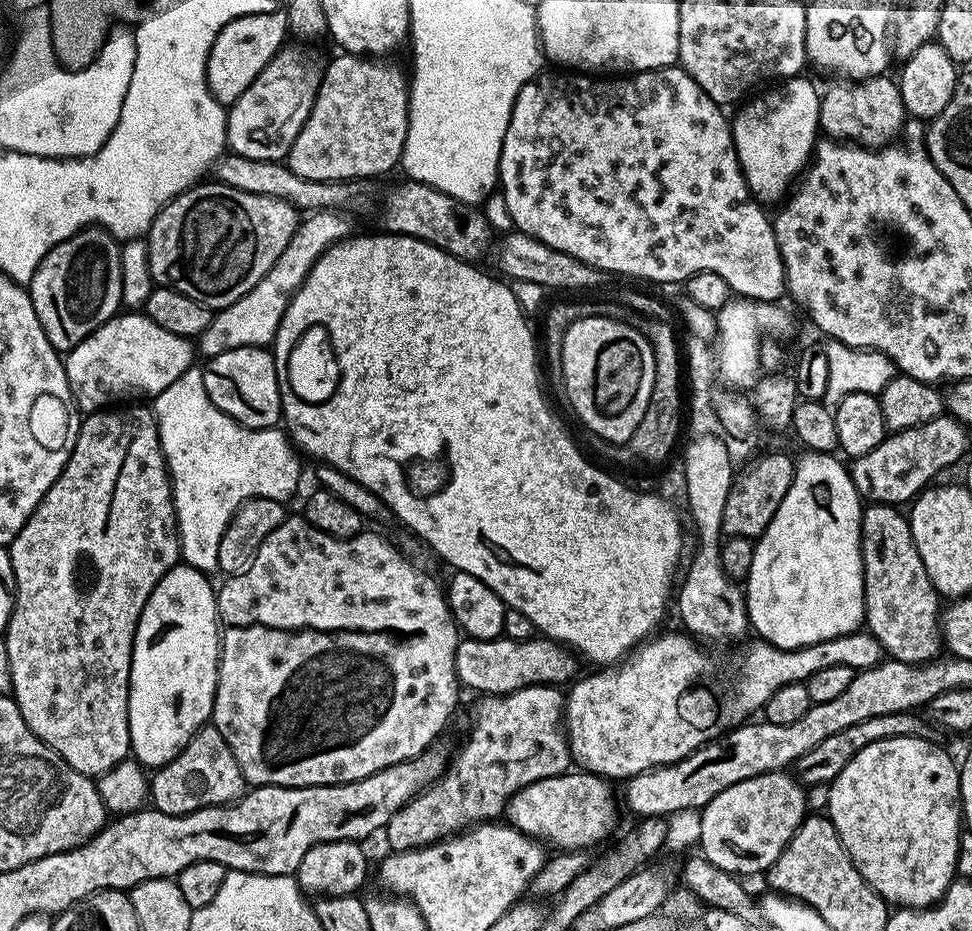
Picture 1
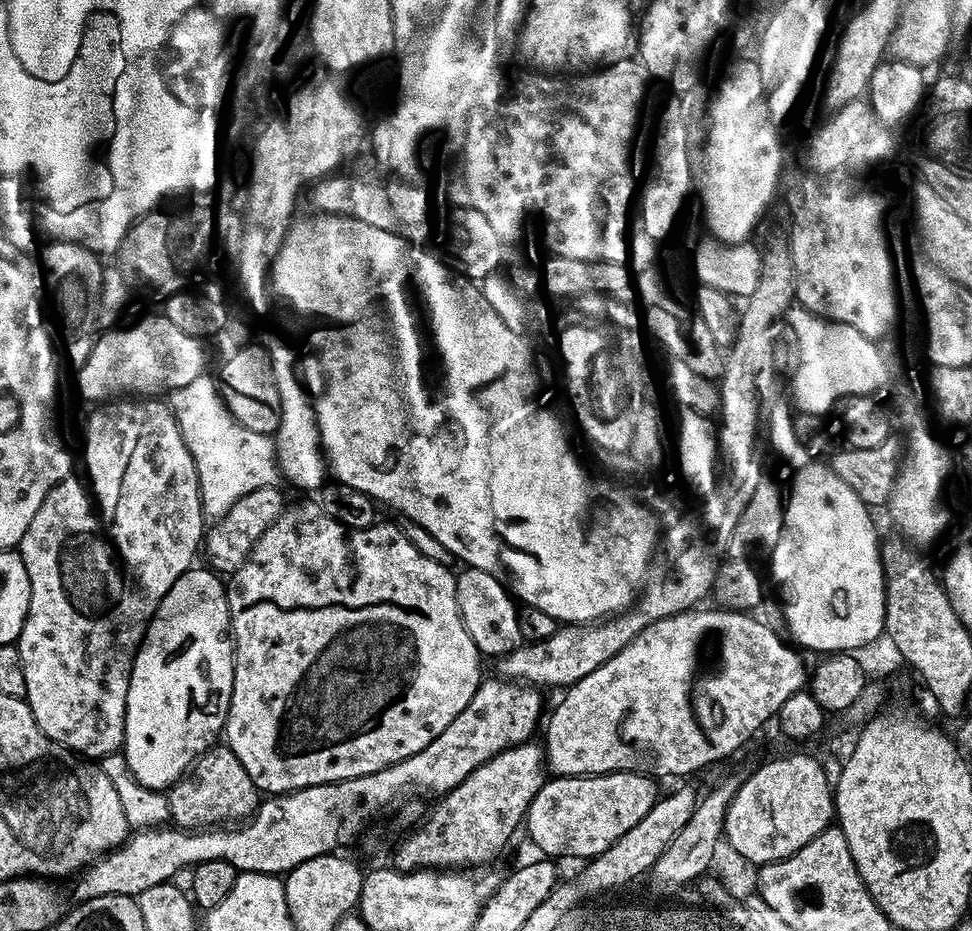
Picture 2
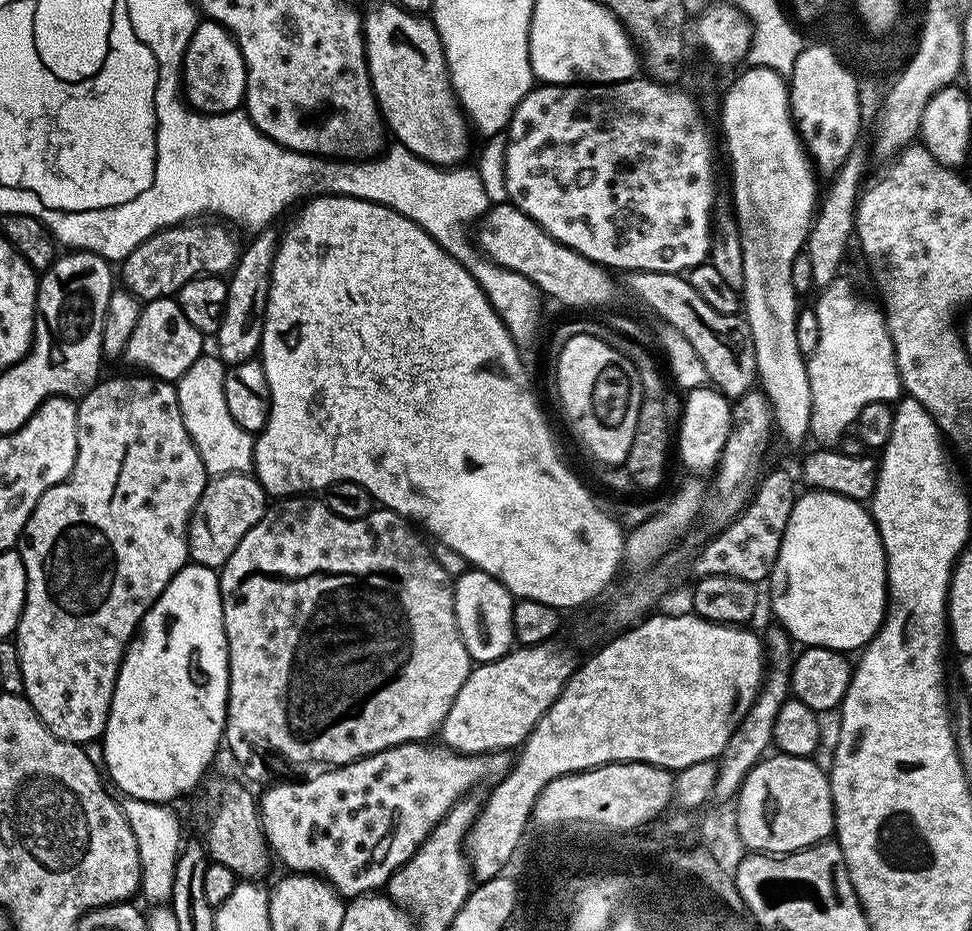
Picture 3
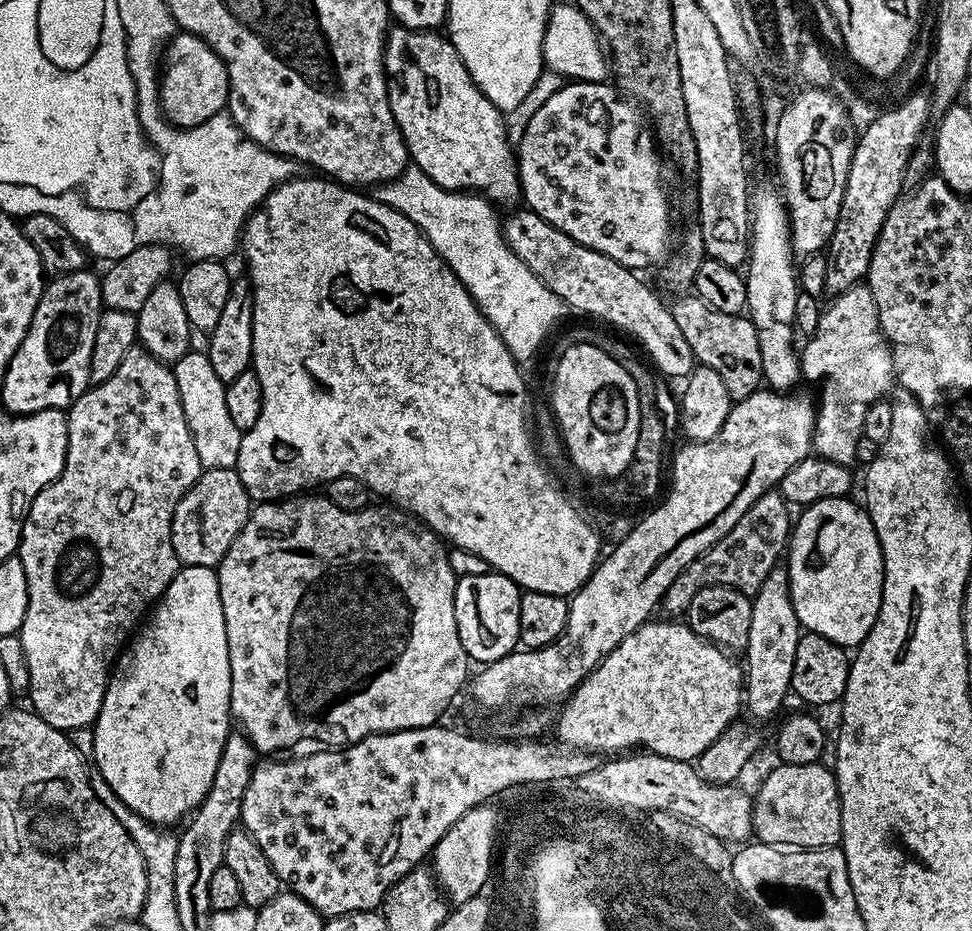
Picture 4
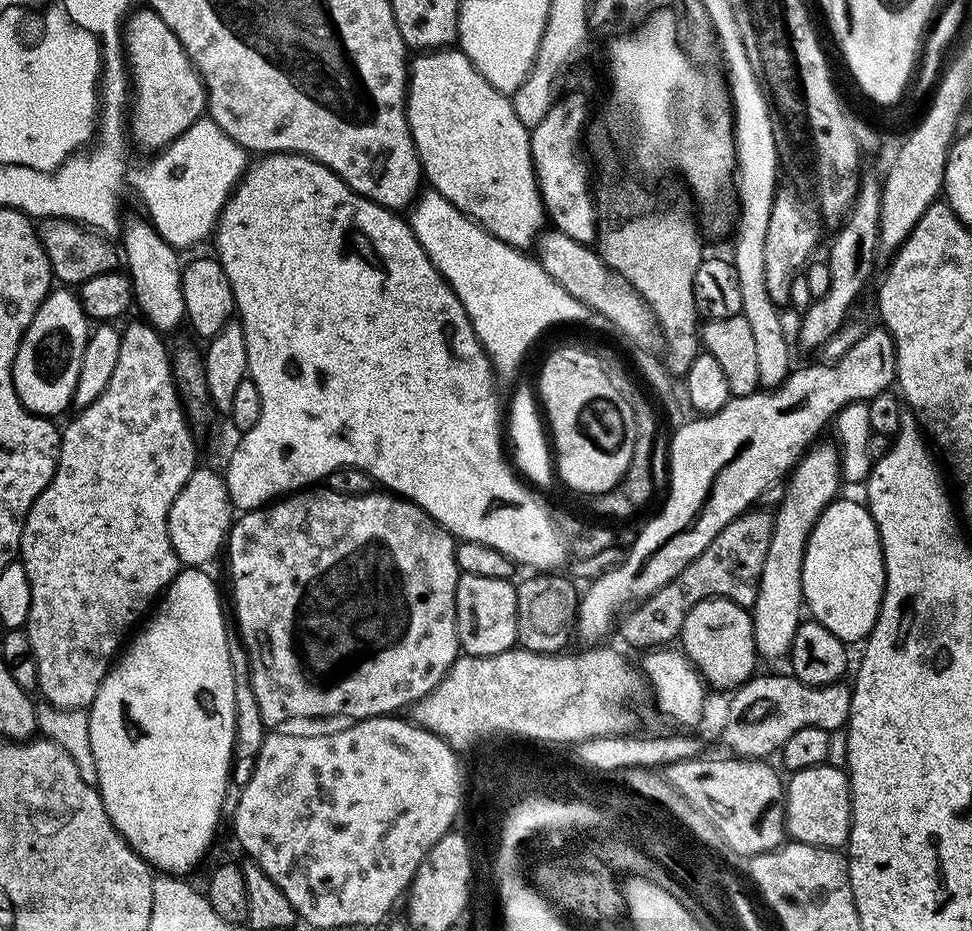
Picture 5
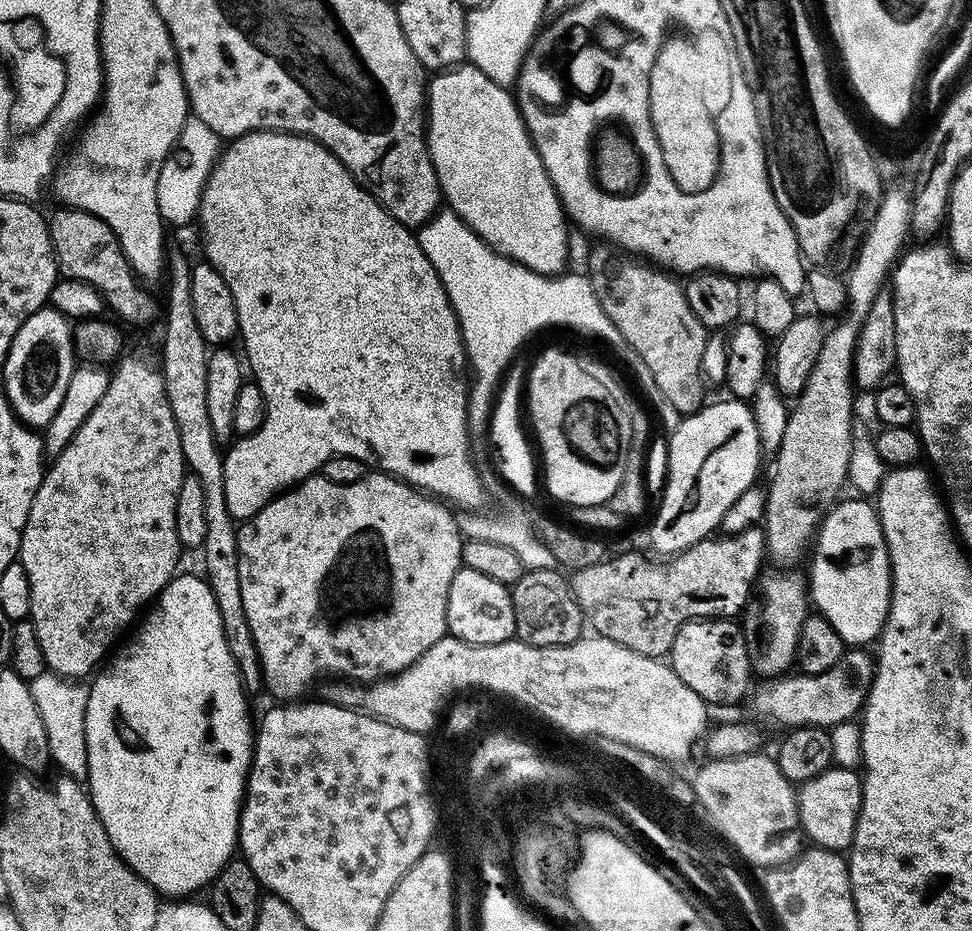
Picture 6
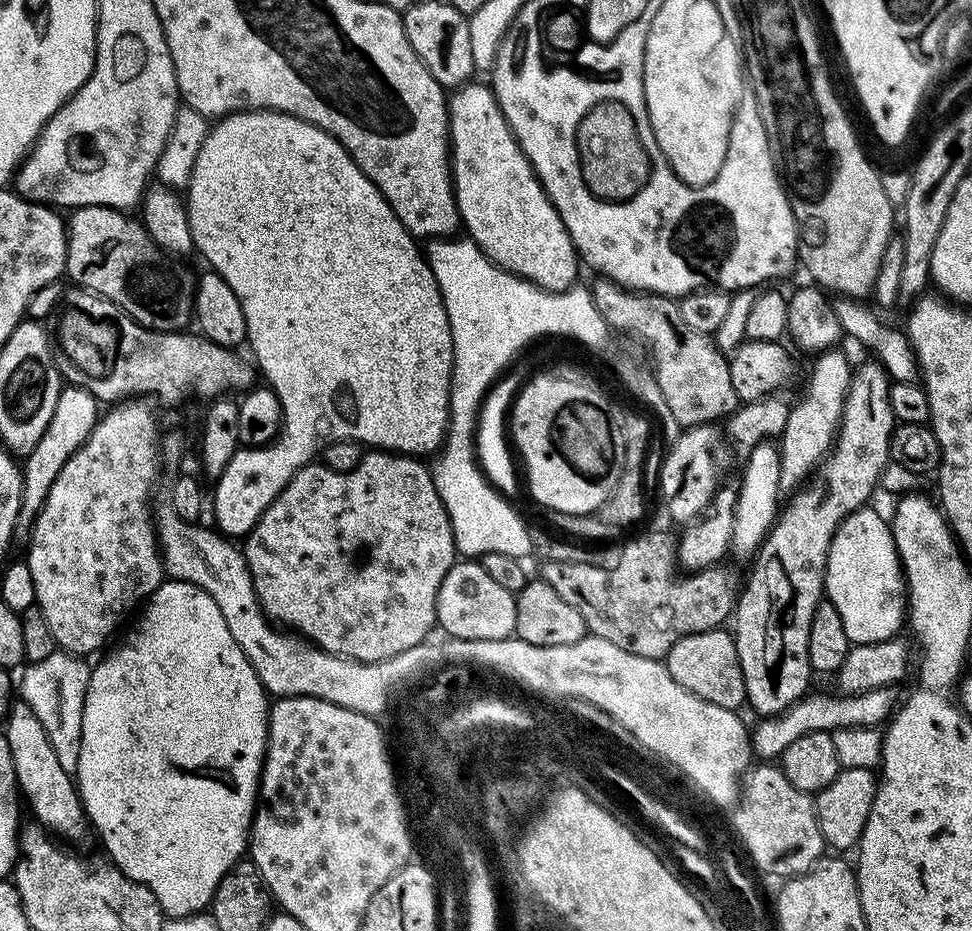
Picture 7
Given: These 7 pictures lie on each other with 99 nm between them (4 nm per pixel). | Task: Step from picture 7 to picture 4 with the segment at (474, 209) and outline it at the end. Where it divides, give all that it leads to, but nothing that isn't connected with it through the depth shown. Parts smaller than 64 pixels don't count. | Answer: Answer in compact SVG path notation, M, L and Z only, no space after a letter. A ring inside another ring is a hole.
M396 26L389 31L388 38L384 41L384 72L389 76L388 101L390 102L390 110L394 114L394 122L402 134L404 145L408 148L408 155L411 163L415 165L415 167L423 170L423 172L425 172L425 174L427 174L438 186L448 188L451 192L458 192L461 190L482 190L483 195L487 197L493 205L499 206L499 204L516 203L516 205L519 205L522 200L522 193L520 190L518 160L514 155L514 145L507 141L506 126L504 125L505 113L497 109L495 104L490 102L490 98L486 98L486 94L482 94L482 90L470 78L470 74L466 70L466 66L458 54L458 50L453 46L451 39L444 34L439 36L440 34L441 33L436 30L423 32L422 30Z

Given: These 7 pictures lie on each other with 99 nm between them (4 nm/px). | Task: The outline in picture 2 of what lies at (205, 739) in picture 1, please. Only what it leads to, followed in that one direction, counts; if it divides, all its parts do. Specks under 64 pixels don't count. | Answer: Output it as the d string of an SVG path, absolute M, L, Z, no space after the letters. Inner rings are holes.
M213 746L196 758L166 792L171 823L185 830L203 830L225 822L240 822L251 817L262 796L250 782L250 774L227 746Z

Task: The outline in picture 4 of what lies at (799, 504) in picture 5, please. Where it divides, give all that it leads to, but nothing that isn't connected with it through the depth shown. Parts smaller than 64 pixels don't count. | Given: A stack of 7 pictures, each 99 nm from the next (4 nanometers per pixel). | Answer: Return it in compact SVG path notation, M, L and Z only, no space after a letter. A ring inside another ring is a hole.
M777 566L774 571L766 578L766 582L762 582L762 586L756 591L755 596L751 597L752 613L750 614L750 630L746 637L744 648L744 660L742 659L742 671L746 681L746 712L749 712L756 720L768 720L780 707L784 704L784 699L789 699L790 689L792 687L792 671L794 670L794 650L798 650L798 642L802 635L802 629L798 618L794 614L794 606L792 605L792 595L788 593L788 573L783 567Z

